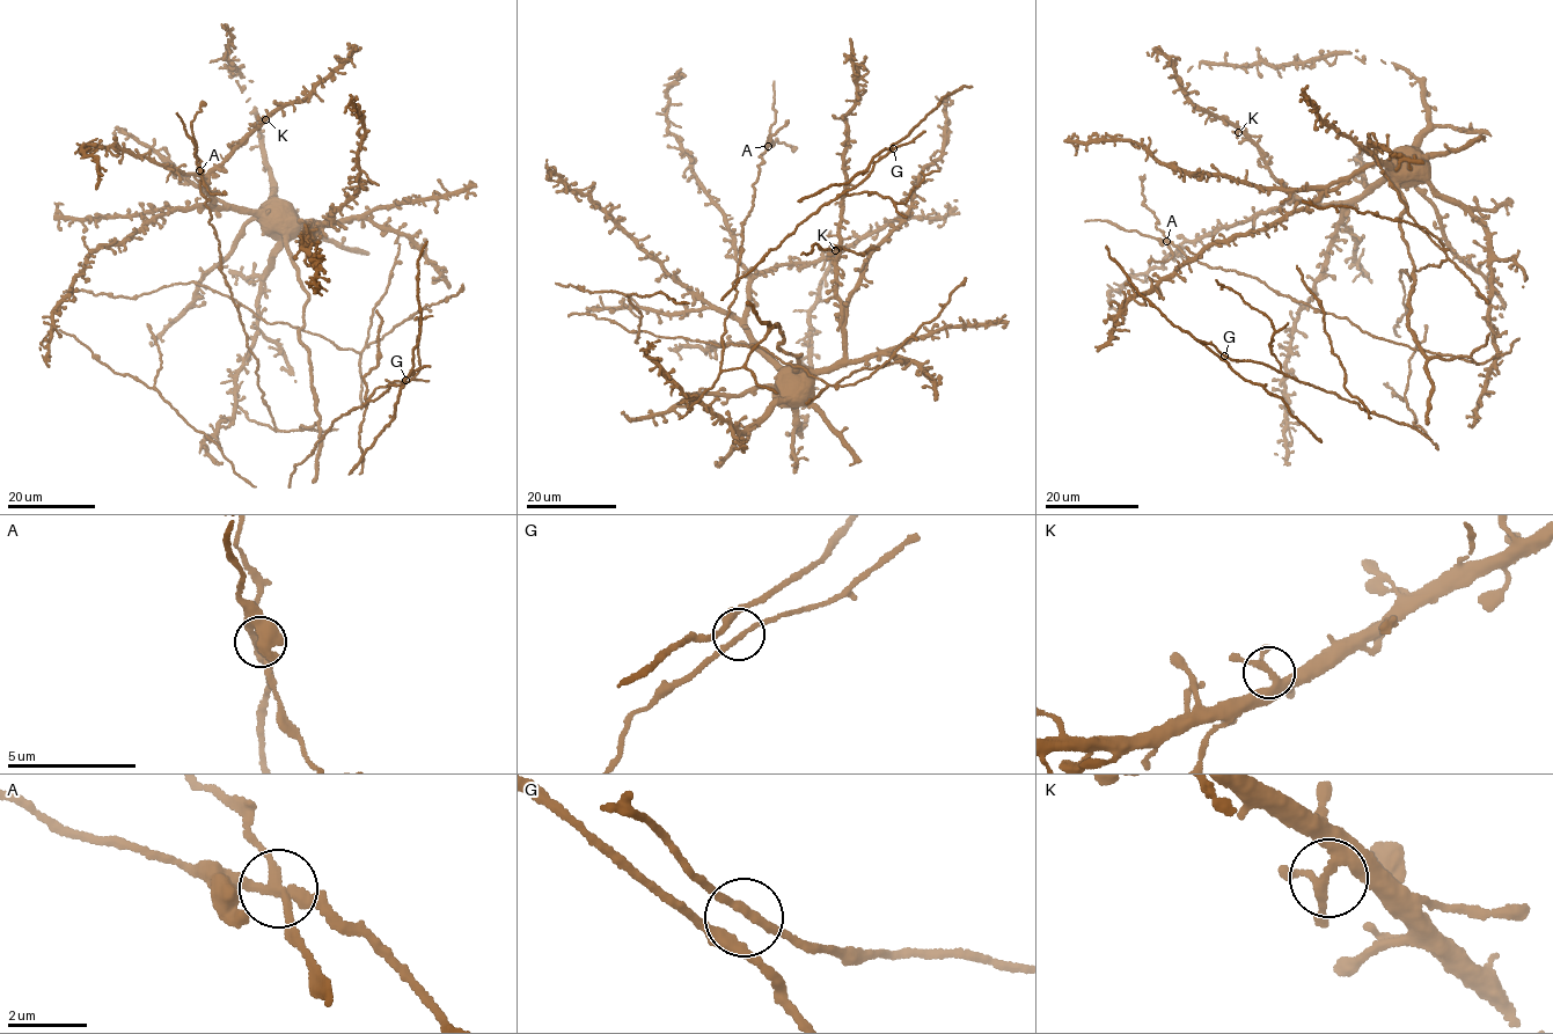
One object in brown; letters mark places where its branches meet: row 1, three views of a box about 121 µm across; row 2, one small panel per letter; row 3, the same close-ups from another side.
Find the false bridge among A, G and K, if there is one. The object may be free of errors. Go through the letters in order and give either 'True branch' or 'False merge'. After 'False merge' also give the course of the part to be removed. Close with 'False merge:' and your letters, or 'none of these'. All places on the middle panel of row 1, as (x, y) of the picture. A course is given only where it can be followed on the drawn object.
A: False merge. Course of the part to remove: (767, 145), (771, 141), (773, 146), (777, 140), (793, 152)
G: True branch
K: True branch
False merge: A

